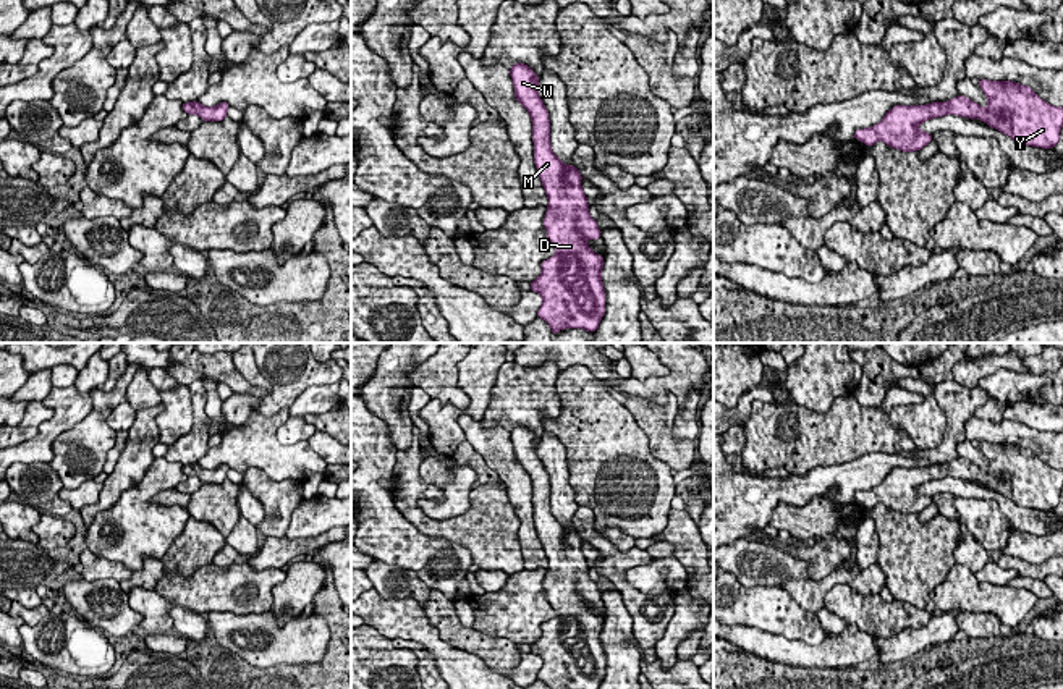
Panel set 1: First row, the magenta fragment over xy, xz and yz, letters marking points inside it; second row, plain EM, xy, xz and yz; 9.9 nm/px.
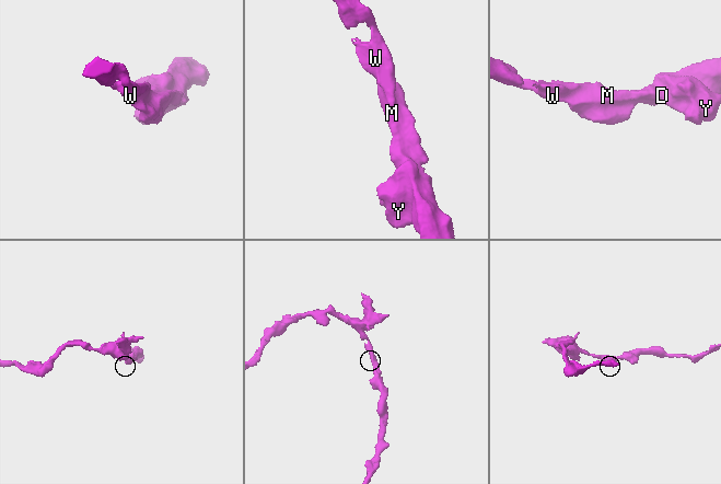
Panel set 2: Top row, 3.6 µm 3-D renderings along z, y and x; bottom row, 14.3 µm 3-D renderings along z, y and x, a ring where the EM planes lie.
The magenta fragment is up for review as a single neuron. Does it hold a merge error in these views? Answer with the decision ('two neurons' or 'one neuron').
one neuron

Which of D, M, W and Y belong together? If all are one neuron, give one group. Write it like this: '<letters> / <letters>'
D M W Y

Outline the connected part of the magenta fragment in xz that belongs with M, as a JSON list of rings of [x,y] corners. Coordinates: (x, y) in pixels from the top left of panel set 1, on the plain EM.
[[[524,425],[510,432],[516,463],[529,474],[532,484],[534,526],[548,560],[544,589],[557,616],[540,626],[542,636],[531,644],[531,652],[542,658],[537,679],[550,689],[599,689],[605,676],[605,652],[602,645],[603,619],[589,611],[587,602],[599,602],[597,584],[589,577],[587,560],[581,550],[581,535],[574,527],[565,527],[552,514],[548,474],[537,456],[539,442]]]

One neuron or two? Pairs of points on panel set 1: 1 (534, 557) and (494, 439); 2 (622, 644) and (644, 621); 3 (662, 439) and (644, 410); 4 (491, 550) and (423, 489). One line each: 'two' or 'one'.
1: one
2: two
3: one
4: one

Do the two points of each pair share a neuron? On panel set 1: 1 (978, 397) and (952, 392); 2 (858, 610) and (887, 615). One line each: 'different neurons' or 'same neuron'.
1: same neuron
2: same neuron

